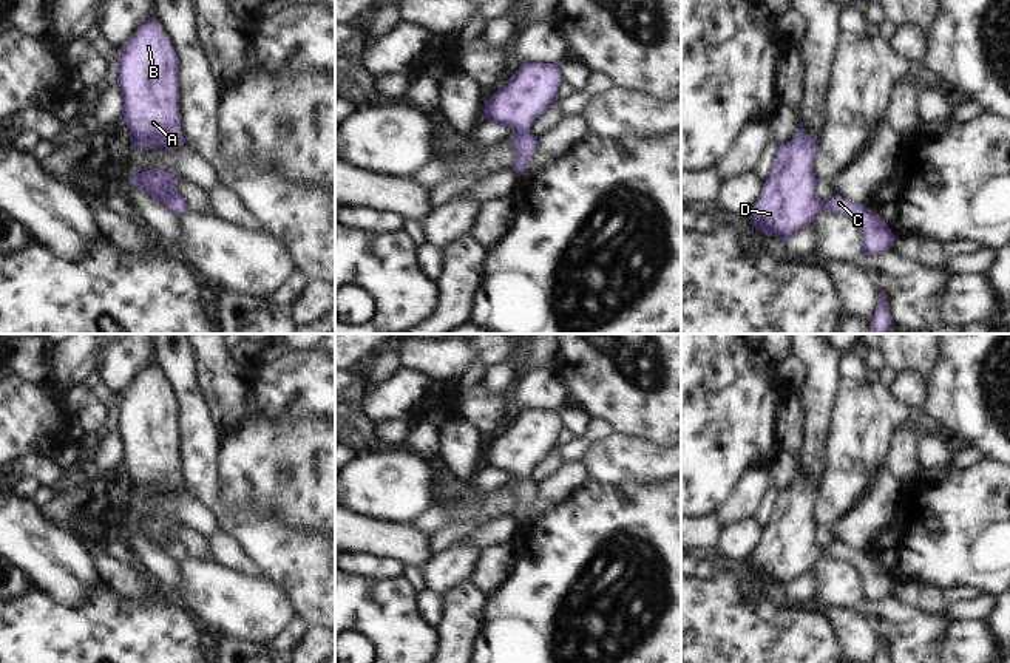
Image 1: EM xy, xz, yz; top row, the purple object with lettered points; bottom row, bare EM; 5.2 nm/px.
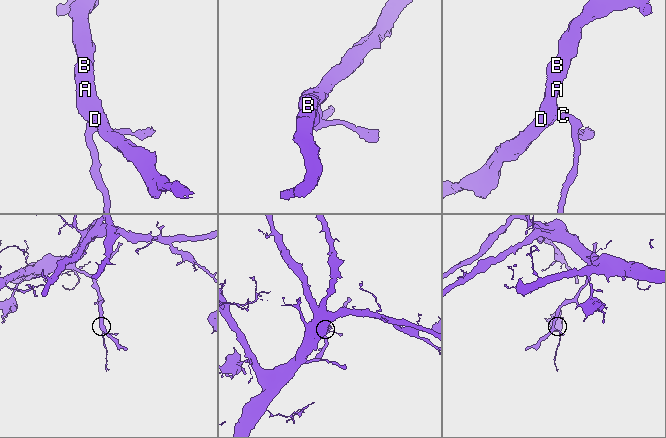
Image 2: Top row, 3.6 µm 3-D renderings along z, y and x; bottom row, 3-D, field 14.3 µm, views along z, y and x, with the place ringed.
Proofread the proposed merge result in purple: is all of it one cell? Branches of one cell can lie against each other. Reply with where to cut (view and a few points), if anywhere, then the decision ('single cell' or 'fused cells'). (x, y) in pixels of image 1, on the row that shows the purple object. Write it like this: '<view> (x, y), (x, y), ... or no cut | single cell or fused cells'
no cut | single cell

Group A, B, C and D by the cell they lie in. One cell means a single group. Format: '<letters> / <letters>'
A B C D

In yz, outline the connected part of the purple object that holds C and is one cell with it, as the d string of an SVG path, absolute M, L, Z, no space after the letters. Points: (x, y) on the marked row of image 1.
M800 111L800 130L797 136L783 145L778 145L778 153L775 156L775 164L772 167L772 172L769 178L763 182L763 192L758 198L758 201L754 204L752 210L749 212L751 223L764 235L774 235L781 241L788 241L788 238L798 232L800 229L805 229L811 226L814 221L815 215L819 212L834 212L839 215L849 216L859 227L859 232L862 235L862 244L865 247L866 255L882 255L886 252L896 235L891 232L888 224L874 212L871 212L866 204L854 204L840 195L834 195L828 202L820 202L815 195L815 189L819 184L817 176L814 175L814 161L815 161L815 153L819 148L820 139L811 138L806 130L802 127L802 111Z

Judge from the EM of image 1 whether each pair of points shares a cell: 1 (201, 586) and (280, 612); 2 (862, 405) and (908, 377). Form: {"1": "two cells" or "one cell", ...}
{"1": "one cell", "2": "two cells"}

